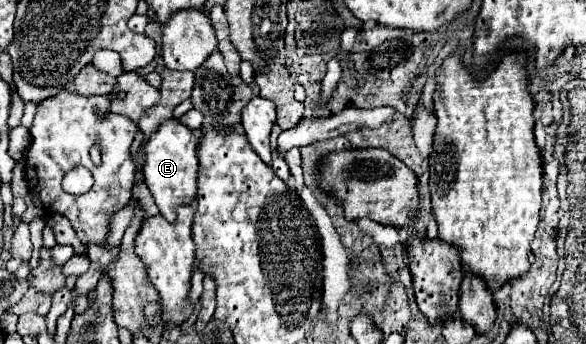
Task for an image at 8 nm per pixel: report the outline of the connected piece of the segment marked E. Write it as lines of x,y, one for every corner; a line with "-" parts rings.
177,119
165,121
149,139
145,145
145,183
161,211
161,215
169,221
175,223
177,217
177,207
189,205
195,195
197,195
197,137
193,131
185,125
181,125

